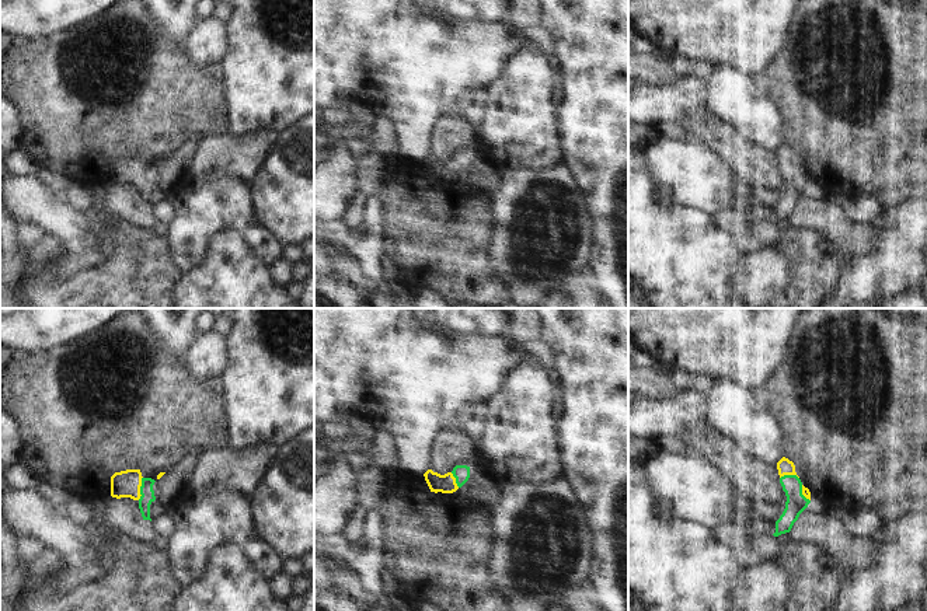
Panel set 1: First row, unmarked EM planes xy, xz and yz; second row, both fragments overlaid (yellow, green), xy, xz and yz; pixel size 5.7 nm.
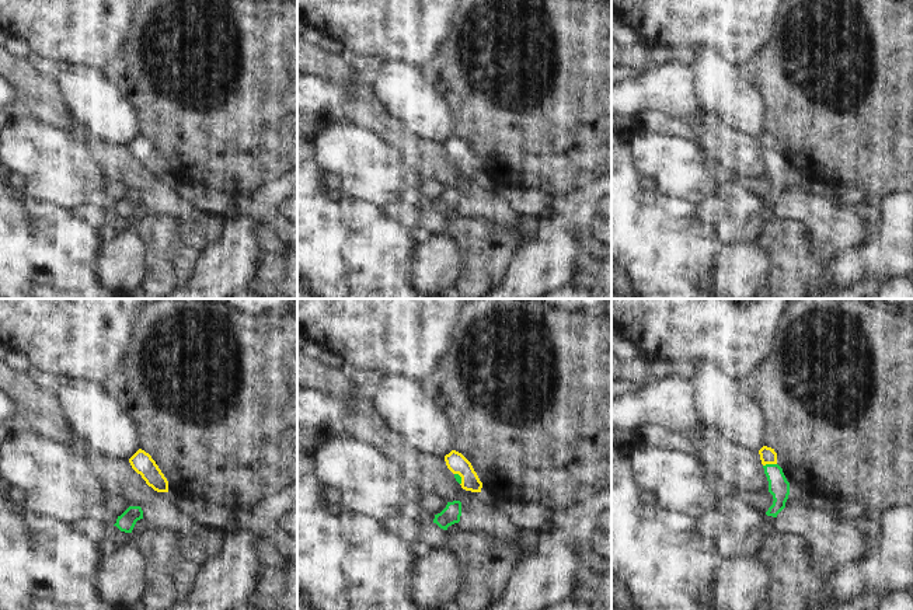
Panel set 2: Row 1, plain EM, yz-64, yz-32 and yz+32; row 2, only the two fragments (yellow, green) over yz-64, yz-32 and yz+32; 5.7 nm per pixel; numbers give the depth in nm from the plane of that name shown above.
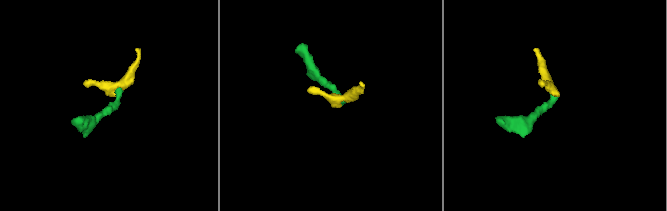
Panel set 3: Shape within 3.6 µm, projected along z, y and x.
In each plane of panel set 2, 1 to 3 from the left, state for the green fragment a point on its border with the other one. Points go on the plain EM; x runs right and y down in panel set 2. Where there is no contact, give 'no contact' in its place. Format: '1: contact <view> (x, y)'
1: no contact
2: contact yz-32 (462, 164)
3: contact yz+32 (769, 149)

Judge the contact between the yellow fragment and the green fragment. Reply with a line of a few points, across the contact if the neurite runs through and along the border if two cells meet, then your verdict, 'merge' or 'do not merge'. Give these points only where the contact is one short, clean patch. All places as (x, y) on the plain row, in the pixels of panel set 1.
line xy (126, 170), (139, 174), (146, 175); merge

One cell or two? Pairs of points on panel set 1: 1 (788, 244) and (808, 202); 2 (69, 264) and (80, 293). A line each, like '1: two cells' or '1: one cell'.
1: two cells
2: two cells

